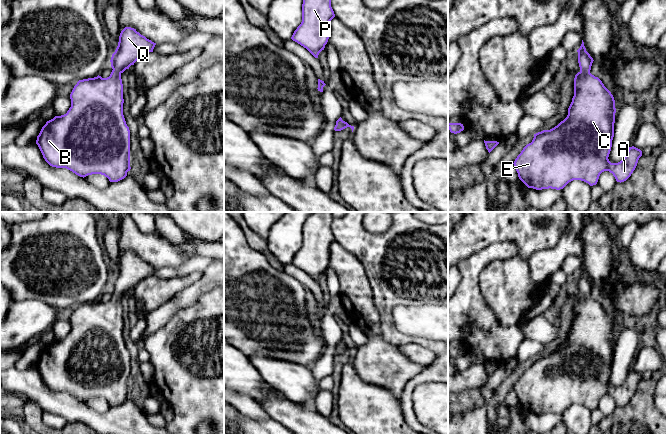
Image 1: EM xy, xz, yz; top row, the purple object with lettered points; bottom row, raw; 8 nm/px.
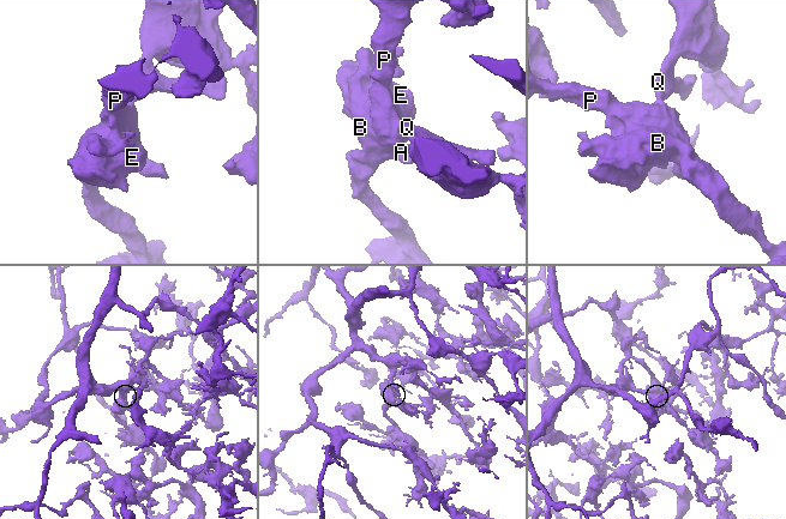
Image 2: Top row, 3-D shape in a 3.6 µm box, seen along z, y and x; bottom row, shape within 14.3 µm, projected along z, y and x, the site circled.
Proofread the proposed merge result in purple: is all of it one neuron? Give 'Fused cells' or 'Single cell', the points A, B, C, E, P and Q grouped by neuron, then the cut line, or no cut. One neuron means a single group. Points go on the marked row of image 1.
Single cell. Groups: A B C E P Q. No split

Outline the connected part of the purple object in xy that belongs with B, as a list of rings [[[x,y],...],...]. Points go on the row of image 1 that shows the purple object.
[[[125,27],[119,36],[118,46],[111,57],[112,72],[109,77],[97,76],[79,80],[71,94],[71,107],[66,114],[55,116],[46,122],[37,136],[38,145],[43,158],[52,167],[66,168],[80,177],[101,174],[110,182],[118,182],[130,171],[130,130],[123,115],[123,84],[121,74],[146,53],[153,52],[156,43],[141,35],[136,29]]]

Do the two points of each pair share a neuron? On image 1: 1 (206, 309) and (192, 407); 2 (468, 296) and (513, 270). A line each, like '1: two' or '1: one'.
1: one
2: two

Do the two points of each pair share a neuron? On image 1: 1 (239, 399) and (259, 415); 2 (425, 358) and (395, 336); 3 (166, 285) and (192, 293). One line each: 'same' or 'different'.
1: same
2: different
3: different

